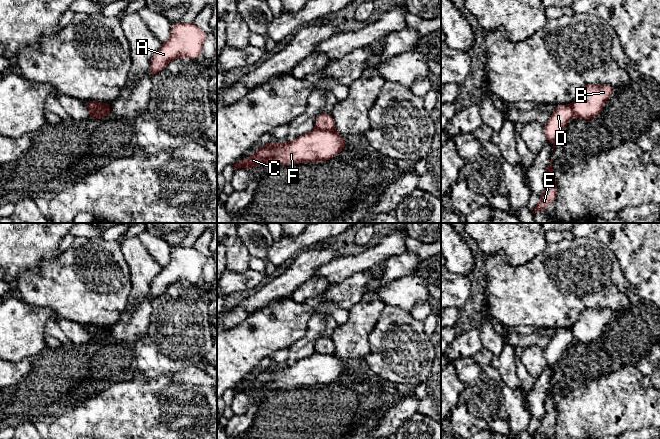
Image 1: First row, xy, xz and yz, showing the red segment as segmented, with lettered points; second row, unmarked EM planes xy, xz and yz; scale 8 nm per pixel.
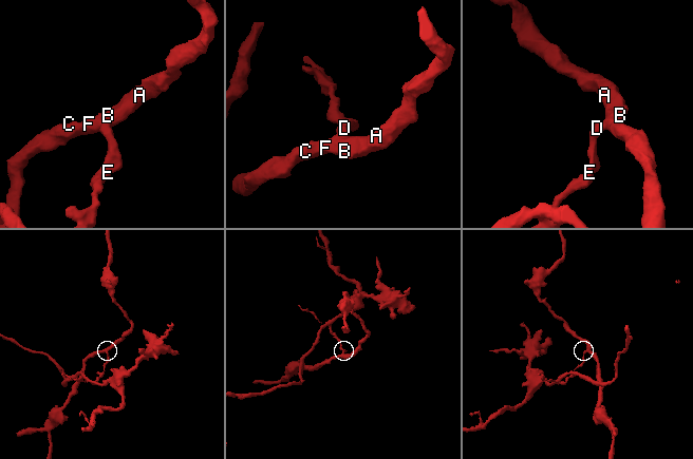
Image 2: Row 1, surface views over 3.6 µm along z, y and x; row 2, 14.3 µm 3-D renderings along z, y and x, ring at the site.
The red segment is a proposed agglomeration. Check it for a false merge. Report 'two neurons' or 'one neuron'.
two neurons

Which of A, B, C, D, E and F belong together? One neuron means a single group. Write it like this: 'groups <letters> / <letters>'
groups A B C F / D E

